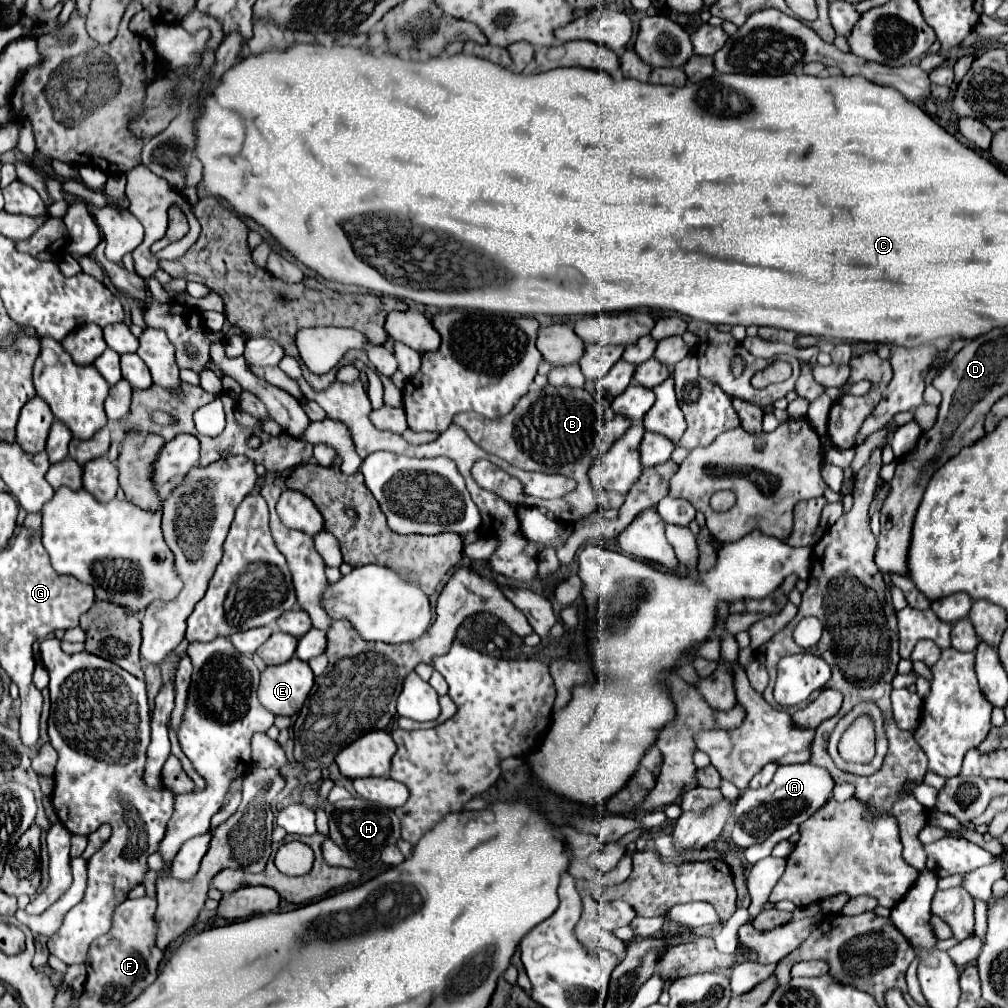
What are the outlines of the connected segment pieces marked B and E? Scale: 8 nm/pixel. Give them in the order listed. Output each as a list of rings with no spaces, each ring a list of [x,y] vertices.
[[[544,386],[540,388],[532,388],[516,406],[510,414],[502,416],[502,418],[482,418],[480,414],[474,412],[464,412],[464,414],[456,414],[452,420],[456,426],[460,426],[462,430],[466,430],[466,434],[472,438],[472,442],[476,442],[482,450],[486,450],[488,454],[494,454],[498,458],[504,458],[506,462],[524,468],[524,470],[536,470],[536,472],[548,472],[548,474],[562,474],[562,476],[570,476],[578,482],[576,490],[572,490],[570,494],[562,496],[560,500],[554,502],[554,514],[560,522],[576,522],[584,516],[588,516],[590,512],[594,512],[599,507],[602,510],[619,509],[625,501],[625,497],[621,494],[609,494],[607,492],[594,492],[590,478],[588,478],[588,466],[592,466],[592,460],[598,458],[598,446],[602,446],[602,406],[598,406],[598,402],[584,390],[584,388],[570,388],[570,386]]]
[[[290,658],[290,662],[268,666],[262,672],[258,686],[258,700],[274,716],[292,716],[300,712],[310,688],[314,686],[314,674],[308,662]]]

